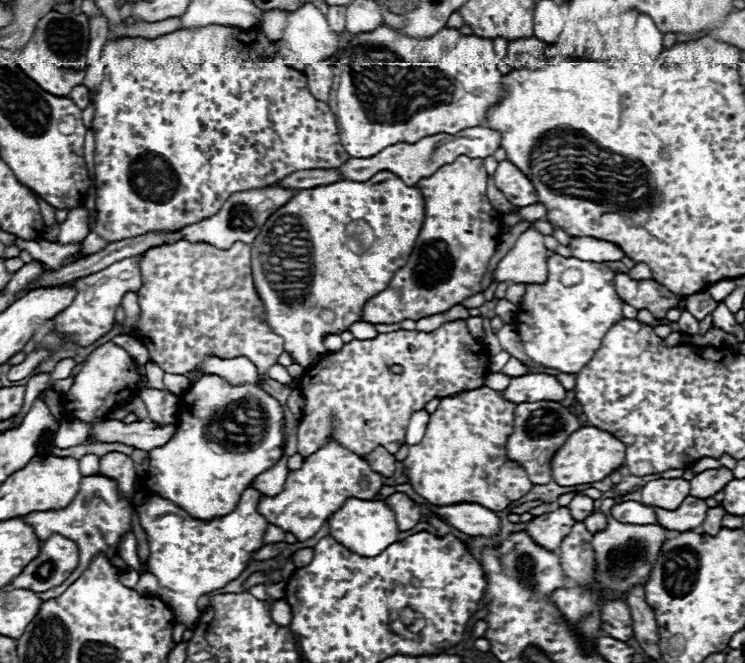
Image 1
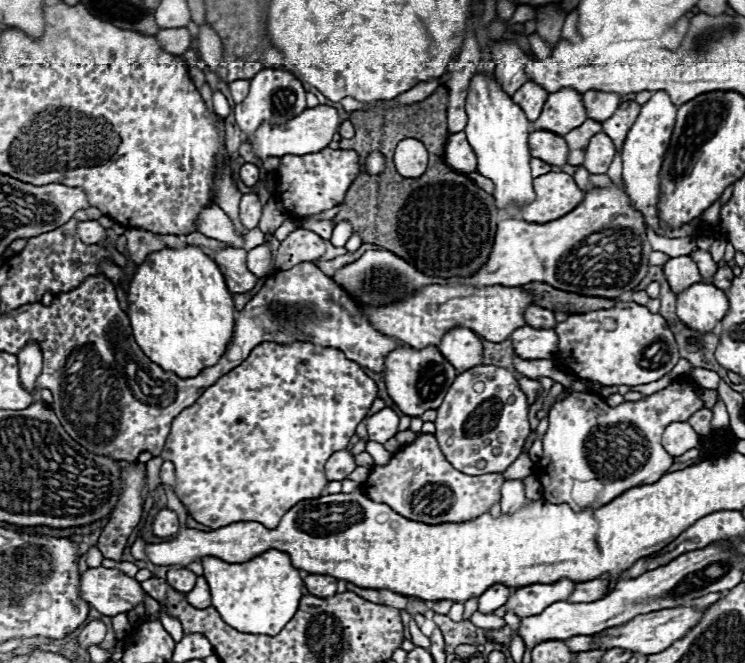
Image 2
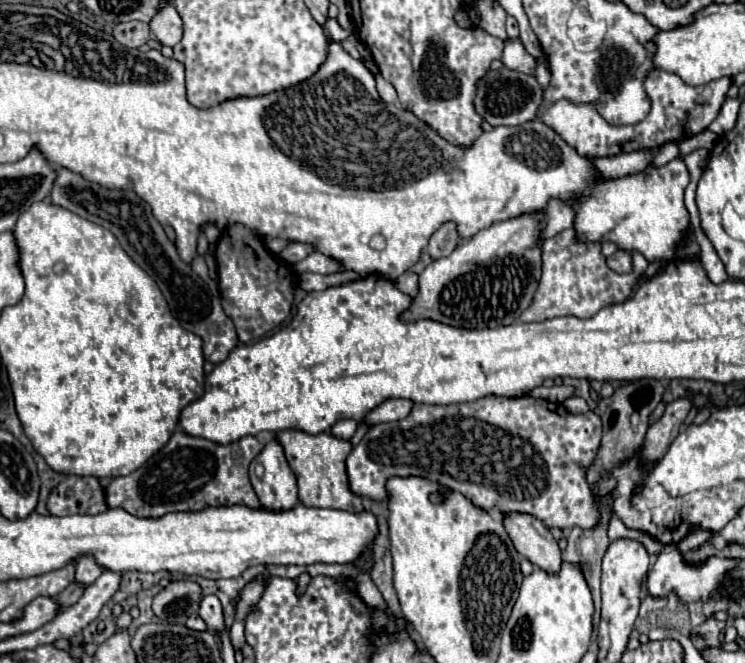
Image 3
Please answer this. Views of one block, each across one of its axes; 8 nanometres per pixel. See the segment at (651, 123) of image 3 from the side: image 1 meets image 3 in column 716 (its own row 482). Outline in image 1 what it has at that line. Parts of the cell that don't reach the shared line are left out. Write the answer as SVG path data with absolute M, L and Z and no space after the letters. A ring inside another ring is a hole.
M84 476L80 480L80 490L78 490L76 498L70 502L70 506L66 506L62 510L26 514L22 520L34 528L34 532L40 540L48 540L52 534L62 534L62 536L74 540L80 548L78 568L60 586L50 588L48 592L42 592L40 598L42 600L58 598L70 584L74 584L74 580L78 580L78 576L88 568L90 560L98 552L104 552L112 560L114 554L116 554L120 536L130 530L130 512L132 512L132 506L118 494L118 486L116 486L114 480L104 478L104 476Z

